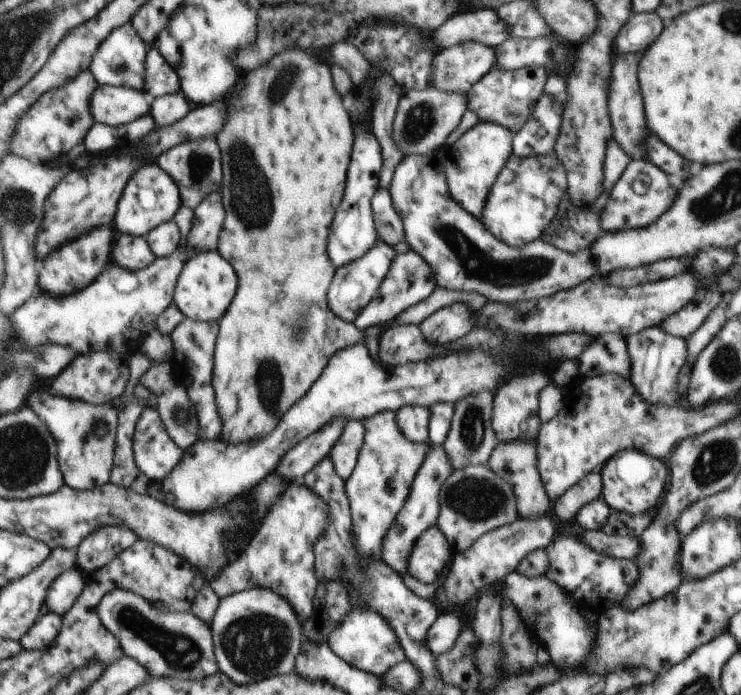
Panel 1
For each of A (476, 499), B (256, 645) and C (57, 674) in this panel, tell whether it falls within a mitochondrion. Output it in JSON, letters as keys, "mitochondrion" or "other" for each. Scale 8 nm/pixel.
{"A":"mitochondrion","B":"mitochondrion","C":"mitochondrion"}

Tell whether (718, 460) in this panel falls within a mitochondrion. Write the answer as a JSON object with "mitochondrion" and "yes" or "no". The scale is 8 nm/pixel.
{"mitochondrion":"yes"}

